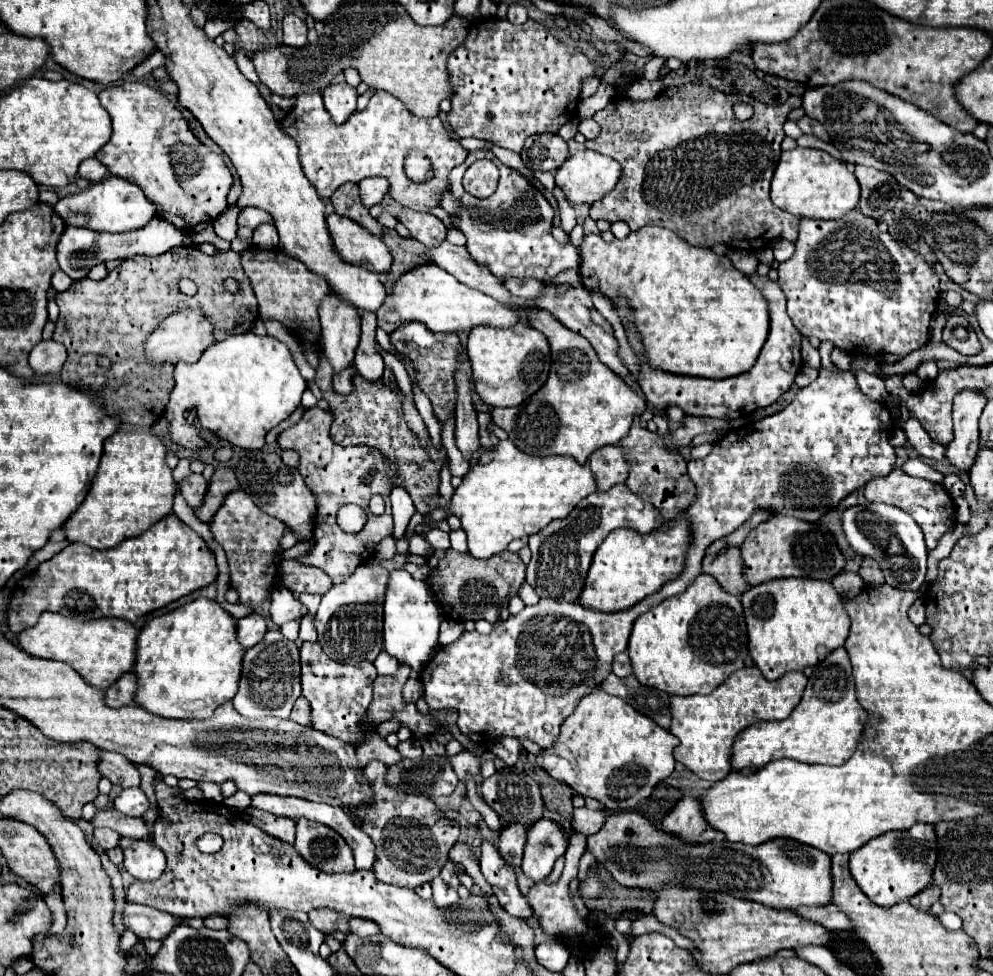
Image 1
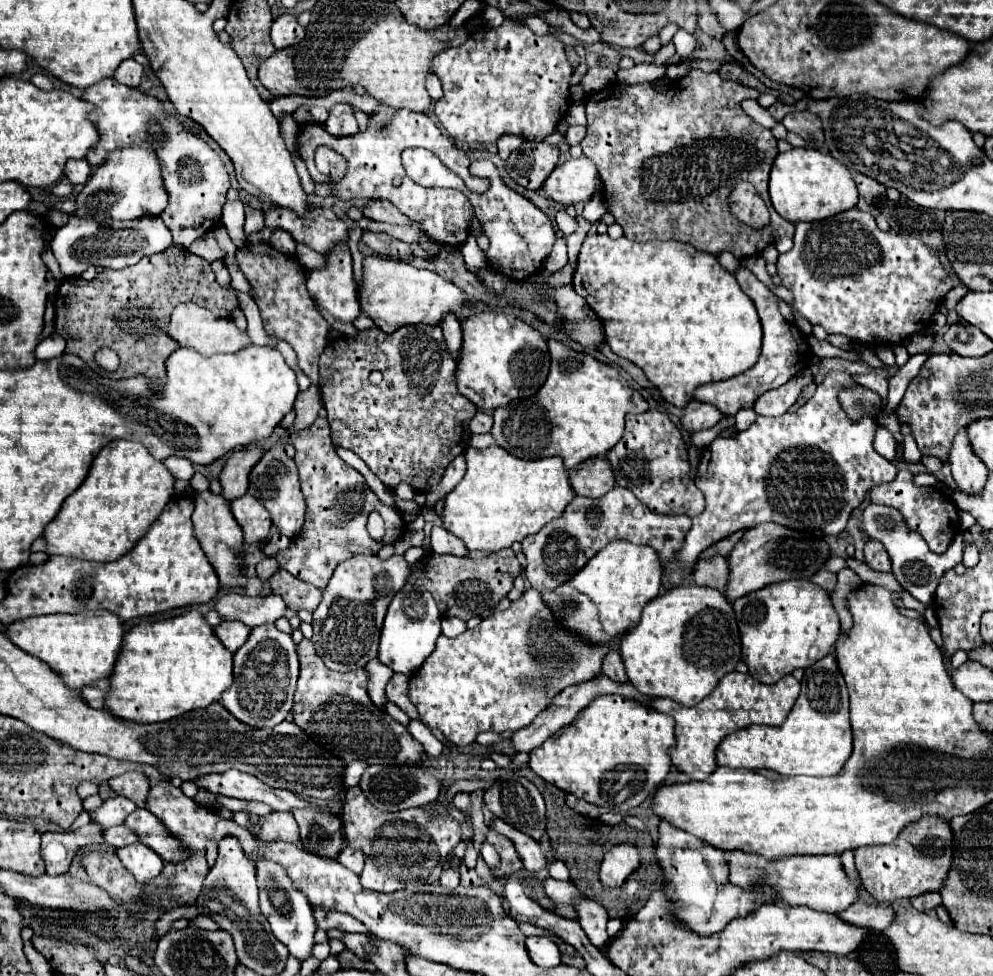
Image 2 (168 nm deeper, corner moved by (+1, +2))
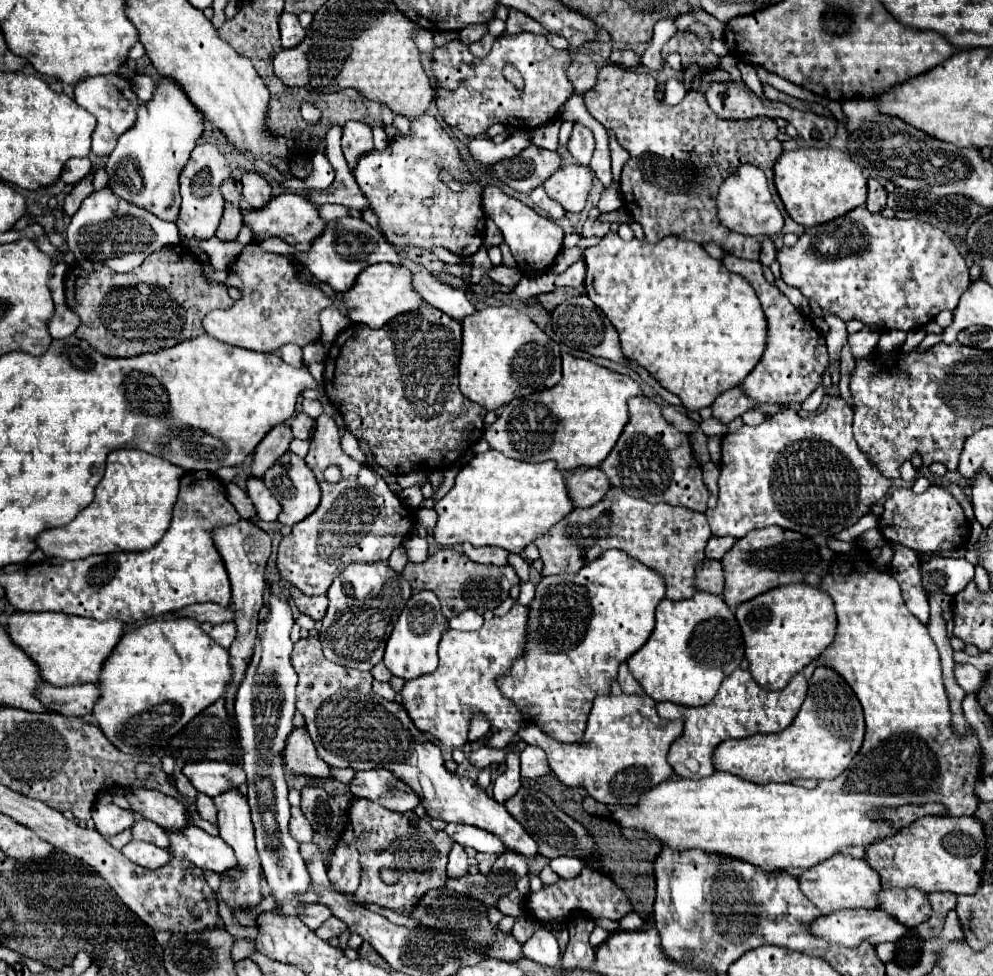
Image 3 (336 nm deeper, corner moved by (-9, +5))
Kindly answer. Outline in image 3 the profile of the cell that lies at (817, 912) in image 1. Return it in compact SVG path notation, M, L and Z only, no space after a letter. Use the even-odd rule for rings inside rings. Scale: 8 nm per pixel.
M910 887L910 889L884 889L880 893L880 909L894 915L902 925L914 929L920 923L928 921L932 915L932 905L928 893Z

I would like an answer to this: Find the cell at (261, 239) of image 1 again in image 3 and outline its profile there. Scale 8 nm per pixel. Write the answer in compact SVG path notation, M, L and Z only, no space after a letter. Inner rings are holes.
M244 173L240 183L244 187L244 199L250 203L250 207L260 209L260 207L264 207L272 199L272 189L270 189L268 181L262 175L258 175L258 173Z

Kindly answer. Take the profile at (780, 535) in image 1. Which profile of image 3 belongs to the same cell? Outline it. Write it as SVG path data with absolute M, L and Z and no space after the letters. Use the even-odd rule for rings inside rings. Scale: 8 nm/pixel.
M772 525L760 531L750 531L746 537L738 539L732 545L732 549L722 557L720 563L722 563L724 579L726 579L722 597L728 603L728 607L732 607L734 611L740 603L764 591L802 581L806 573L816 571L816 567L820 565L820 555L816 545L804 535L794 531L784 531Z

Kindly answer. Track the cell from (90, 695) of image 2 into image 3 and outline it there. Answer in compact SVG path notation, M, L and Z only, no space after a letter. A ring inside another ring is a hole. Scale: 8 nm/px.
M48 683L40 685L34 693L44 707L50 707L54 713L66 717L86 717L92 713L92 707L98 701L98 685L82 683L72 687L52 687Z

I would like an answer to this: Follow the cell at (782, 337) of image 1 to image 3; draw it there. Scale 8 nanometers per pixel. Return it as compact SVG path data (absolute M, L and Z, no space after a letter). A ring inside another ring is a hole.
M728 251L724 253L722 263L728 271L738 273L754 287L768 321L768 337L766 337L764 355L760 363L752 369L752 373L744 379L746 395L750 395L750 399L756 399L758 403L780 403L780 405L804 403L814 393L814 389L822 385L822 377L830 365L830 359L826 353L826 339L822 337L822 333L818 333L812 321L806 319L788 301L788 297L776 285L764 279L760 263L734 257Z

